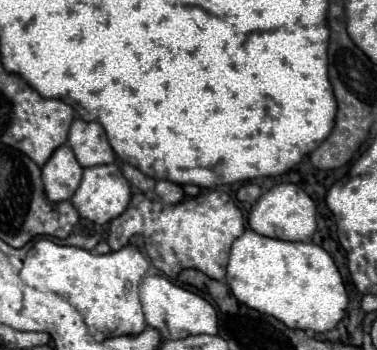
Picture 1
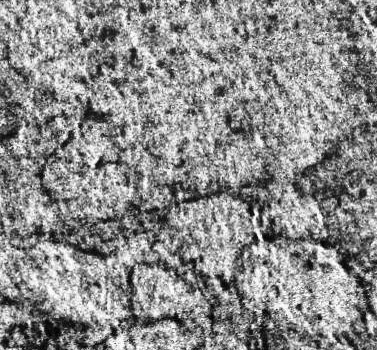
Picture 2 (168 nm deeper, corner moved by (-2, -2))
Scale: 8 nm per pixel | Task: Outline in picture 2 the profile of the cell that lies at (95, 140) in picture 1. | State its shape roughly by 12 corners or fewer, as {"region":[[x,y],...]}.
{"region":[[88,116],[70,142],[84,164],[118,162],[118,148],[106,120]]}

